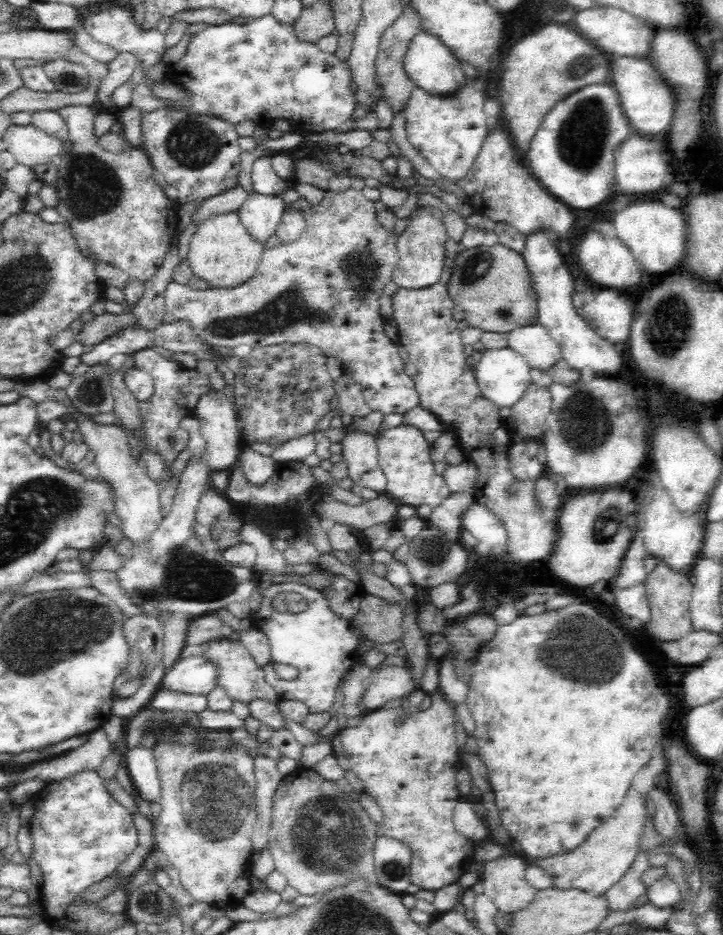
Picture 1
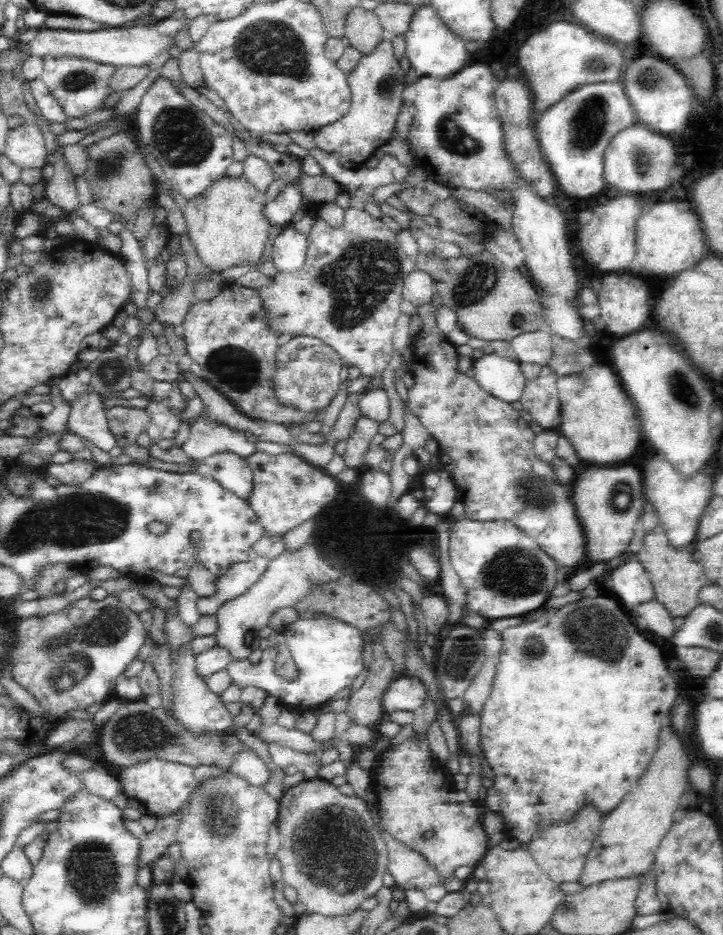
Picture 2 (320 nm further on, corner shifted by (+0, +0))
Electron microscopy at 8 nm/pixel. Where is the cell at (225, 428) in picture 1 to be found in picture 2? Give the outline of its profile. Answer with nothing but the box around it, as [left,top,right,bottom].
[202,451,253,499]

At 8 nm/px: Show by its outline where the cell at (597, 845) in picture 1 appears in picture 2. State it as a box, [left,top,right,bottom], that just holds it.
[578,726,690,887]

